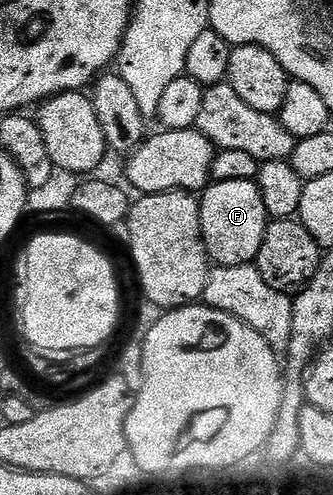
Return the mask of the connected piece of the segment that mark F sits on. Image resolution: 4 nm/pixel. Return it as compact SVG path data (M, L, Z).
M257 180L214 181L201 190L200 219L206 254L215 266L236 267L257 262L260 243L264 243L268 218L264 199L260 199Z

